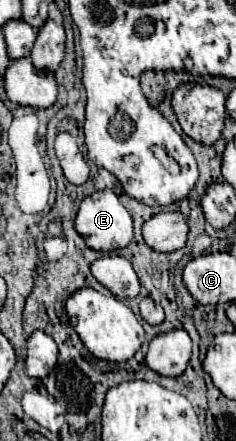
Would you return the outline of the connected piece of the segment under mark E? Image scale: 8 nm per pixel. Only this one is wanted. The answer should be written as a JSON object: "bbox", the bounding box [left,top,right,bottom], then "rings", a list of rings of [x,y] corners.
{"bbox":[75,190,133,252],"rings":[[[99,190],[81,202],[75,218],[75,230],[81,234],[81,238],[91,250],[111,252],[117,248],[125,248],[131,242],[133,220],[131,220],[131,214],[123,208],[119,198],[111,190]]]}

